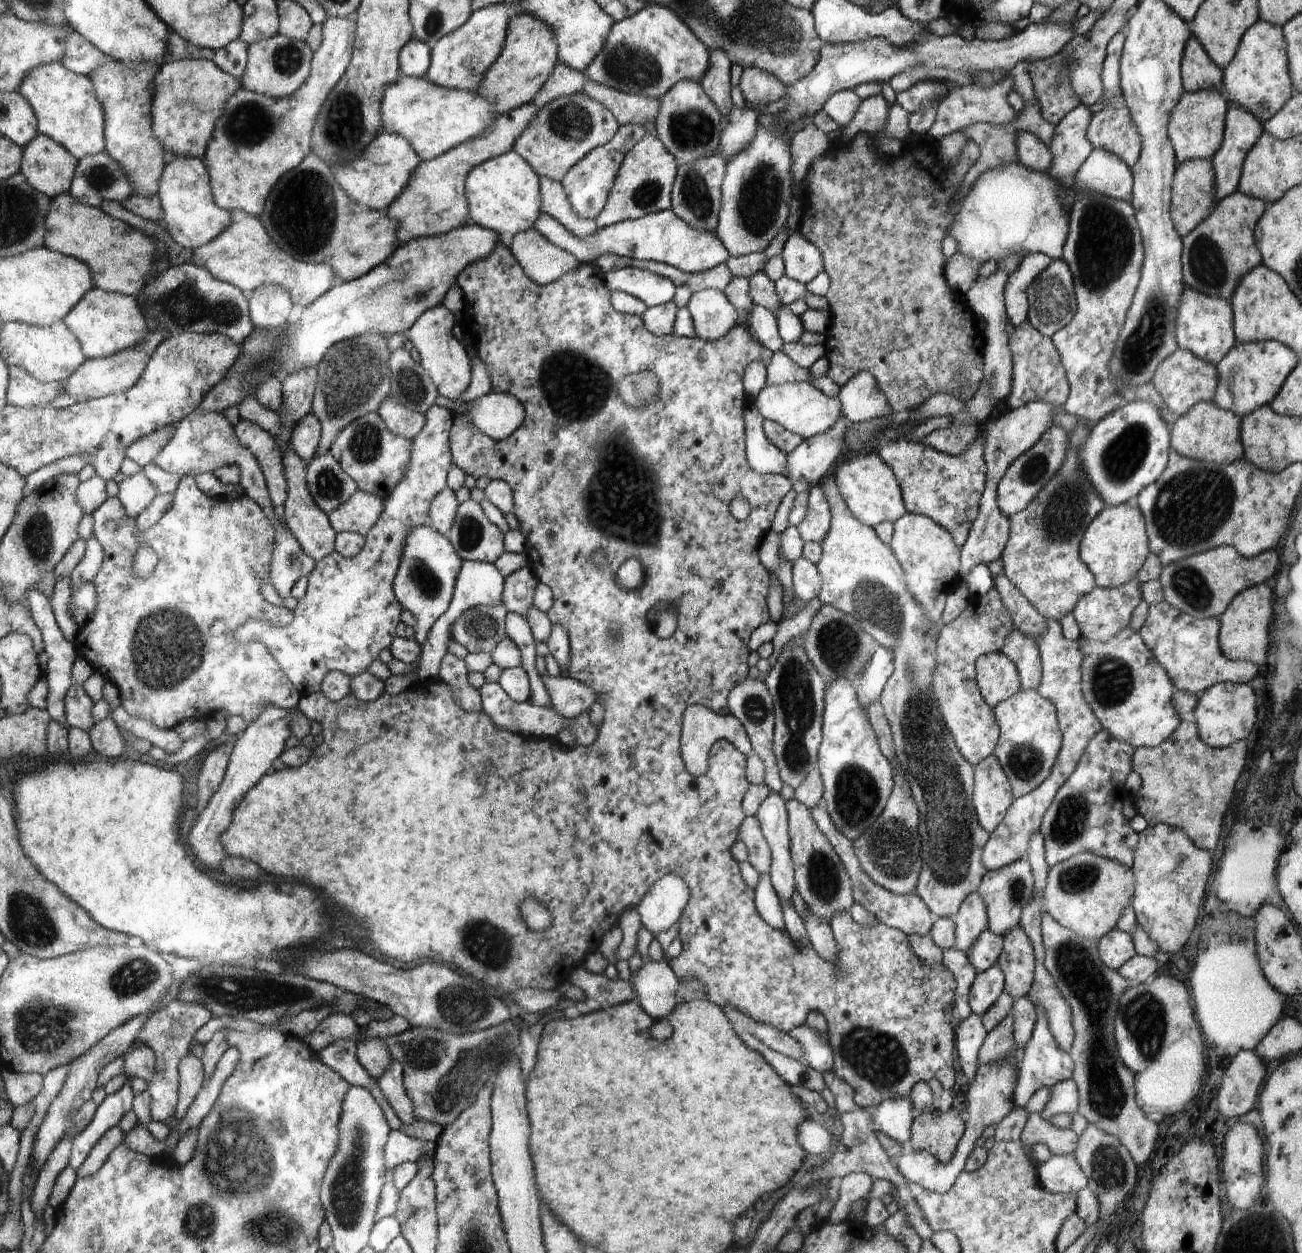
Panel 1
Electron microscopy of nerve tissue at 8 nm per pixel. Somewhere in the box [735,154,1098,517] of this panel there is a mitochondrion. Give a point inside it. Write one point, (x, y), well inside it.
(1050, 300)

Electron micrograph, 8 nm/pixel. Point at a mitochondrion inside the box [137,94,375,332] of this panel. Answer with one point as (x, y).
(307, 201)

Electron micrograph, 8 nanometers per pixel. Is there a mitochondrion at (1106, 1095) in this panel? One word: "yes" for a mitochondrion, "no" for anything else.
yes

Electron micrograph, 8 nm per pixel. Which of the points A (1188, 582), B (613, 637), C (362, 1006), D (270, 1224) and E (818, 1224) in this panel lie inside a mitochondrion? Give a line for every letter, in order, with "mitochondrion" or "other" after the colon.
A: mitochondrion
B: mitochondrion
C: other
D: mitochondrion
E: other

